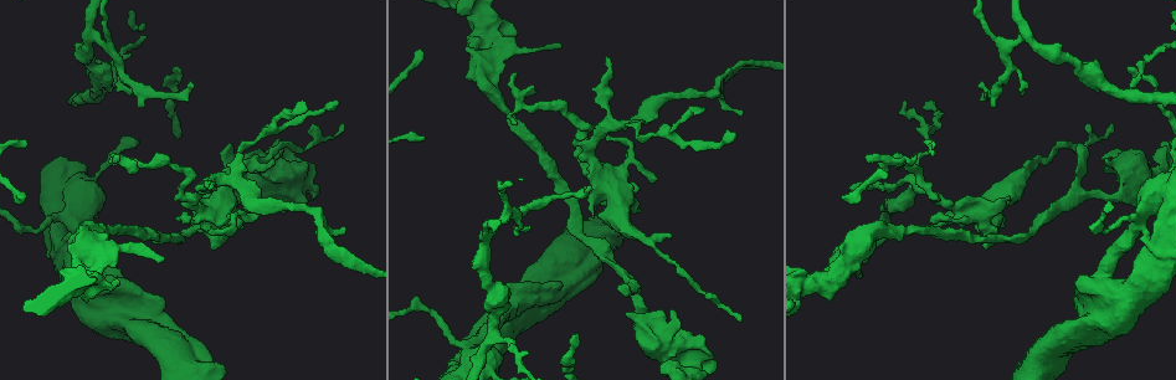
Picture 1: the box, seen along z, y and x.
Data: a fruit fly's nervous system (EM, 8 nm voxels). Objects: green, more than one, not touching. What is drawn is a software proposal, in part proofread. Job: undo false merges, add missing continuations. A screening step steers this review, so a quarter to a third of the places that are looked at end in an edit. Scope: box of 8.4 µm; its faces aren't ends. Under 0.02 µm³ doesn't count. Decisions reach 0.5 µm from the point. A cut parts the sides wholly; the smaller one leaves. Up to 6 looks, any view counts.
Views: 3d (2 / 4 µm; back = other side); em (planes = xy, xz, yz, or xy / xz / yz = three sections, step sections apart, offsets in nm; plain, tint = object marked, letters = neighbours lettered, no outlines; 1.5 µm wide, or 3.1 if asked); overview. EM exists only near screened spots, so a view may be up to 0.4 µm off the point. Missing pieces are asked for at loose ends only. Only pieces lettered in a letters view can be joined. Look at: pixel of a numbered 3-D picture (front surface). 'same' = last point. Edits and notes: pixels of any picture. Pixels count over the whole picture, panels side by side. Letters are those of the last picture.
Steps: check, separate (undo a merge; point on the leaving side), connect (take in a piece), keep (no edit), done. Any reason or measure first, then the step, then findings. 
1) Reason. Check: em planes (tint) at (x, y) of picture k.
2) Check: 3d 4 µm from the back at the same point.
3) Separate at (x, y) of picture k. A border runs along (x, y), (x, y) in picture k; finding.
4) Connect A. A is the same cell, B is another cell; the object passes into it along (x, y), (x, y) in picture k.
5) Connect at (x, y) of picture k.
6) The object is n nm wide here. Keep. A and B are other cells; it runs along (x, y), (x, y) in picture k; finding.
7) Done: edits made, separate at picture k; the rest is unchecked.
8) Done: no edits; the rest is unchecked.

Free end. Check: 3d 4 µm from the back at (515, 124) of picture 1.

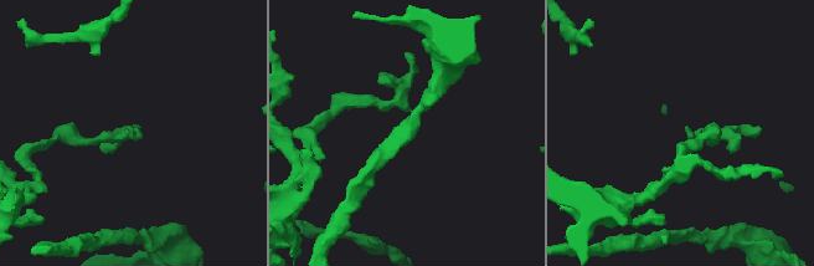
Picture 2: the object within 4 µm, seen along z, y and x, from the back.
Now the EM. Check: em xy step 4 (letters) at (687, 127) of picture 2.

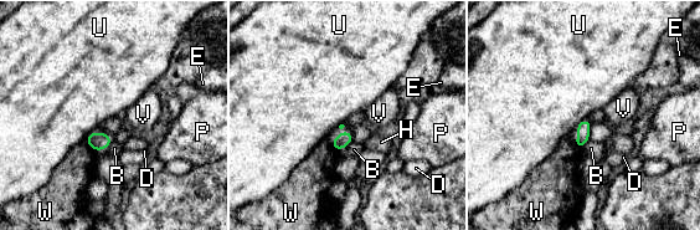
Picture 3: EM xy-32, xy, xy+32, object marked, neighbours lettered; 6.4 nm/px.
Another direction. Check: em planes (letters) at the same point.

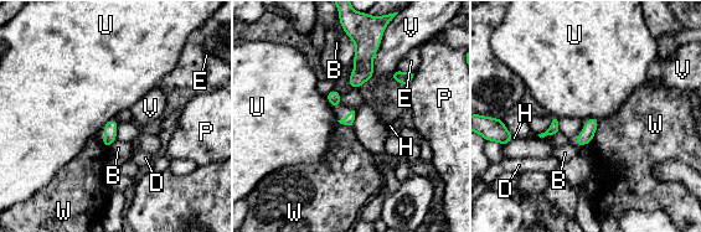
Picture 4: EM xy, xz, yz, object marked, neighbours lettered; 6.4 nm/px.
Keep. B, D, E, H, P, U, V and W are other cells; a border runs along (325, 94), (325, 98), (333, 107) in picture 4; none of them fits.

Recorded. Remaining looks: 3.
An open end. Check: 3d 4 µm at (164, 257) of picture 1.

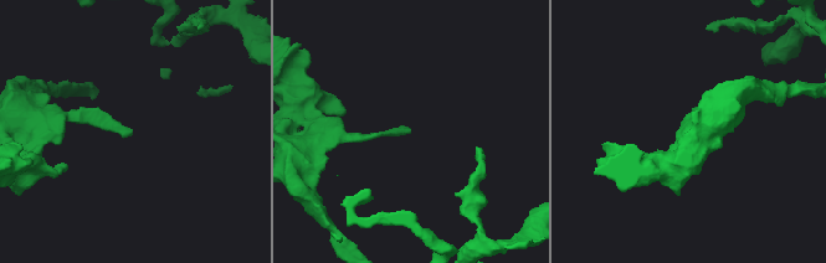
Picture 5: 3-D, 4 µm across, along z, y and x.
Shape alone is not enough. Check: em xy step 4 (letters) at (132, 130) of picture 5.

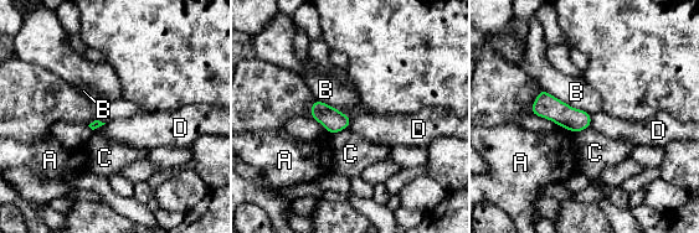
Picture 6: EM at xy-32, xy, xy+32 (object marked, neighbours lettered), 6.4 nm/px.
Another direction. Check: em planes (letters) at the same point.

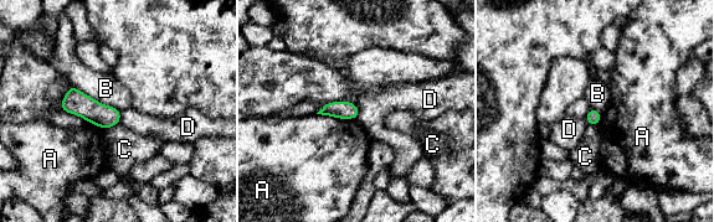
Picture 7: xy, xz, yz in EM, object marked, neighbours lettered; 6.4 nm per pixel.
The longest contact is with B, 360 nm. Keep. A, B, C and D are other cells; a border runs along (72, 84), (99, 102), (121, 110) in picture 7; none of them fits.

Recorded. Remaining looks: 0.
Done: no edits; the rest is unchecked.

